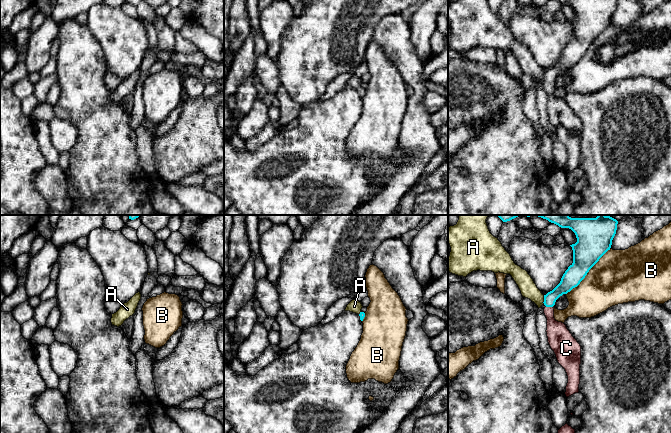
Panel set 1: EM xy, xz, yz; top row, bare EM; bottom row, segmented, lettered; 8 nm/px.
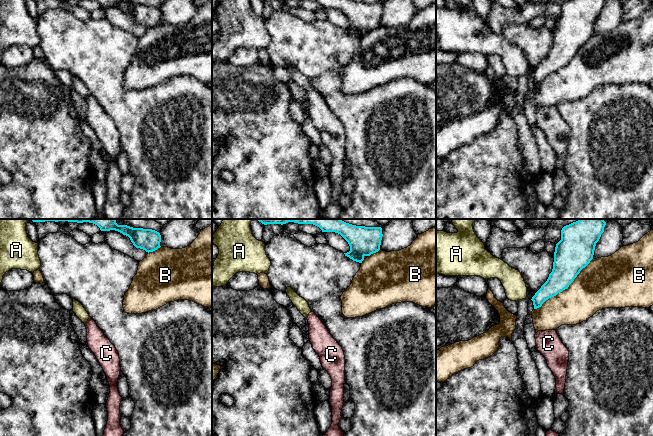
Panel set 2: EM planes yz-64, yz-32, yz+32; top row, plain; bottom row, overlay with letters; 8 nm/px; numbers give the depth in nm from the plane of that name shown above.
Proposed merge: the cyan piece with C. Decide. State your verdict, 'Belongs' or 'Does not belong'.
Belongs

